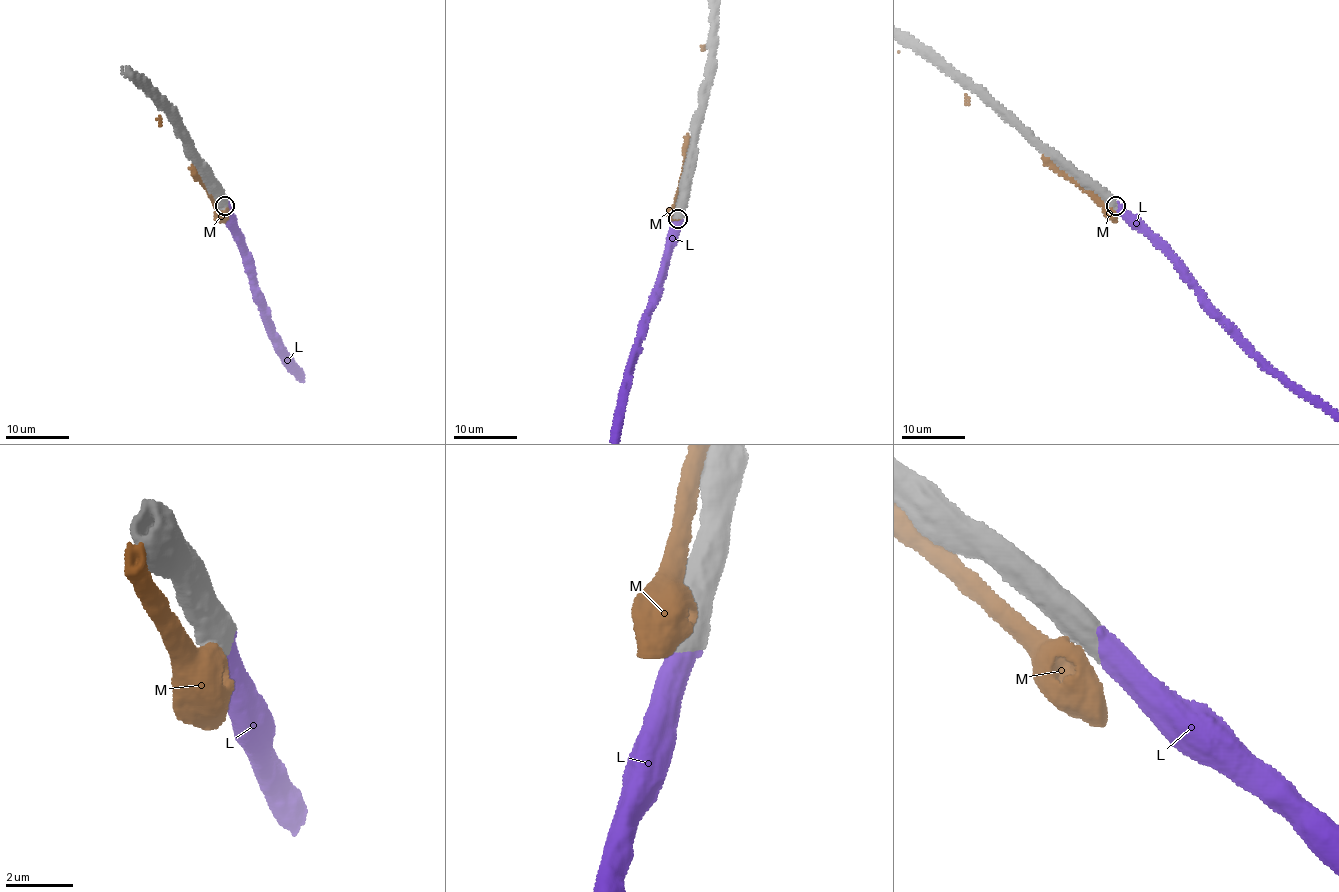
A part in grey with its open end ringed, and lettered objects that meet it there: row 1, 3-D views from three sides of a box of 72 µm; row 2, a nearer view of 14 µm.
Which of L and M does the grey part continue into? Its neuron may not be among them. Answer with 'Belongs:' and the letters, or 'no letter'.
Belongs: L

